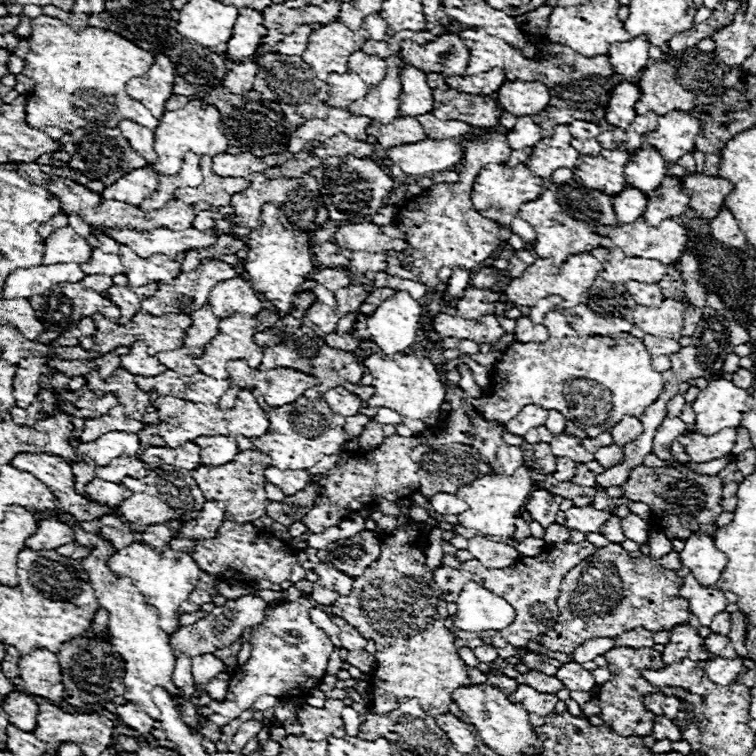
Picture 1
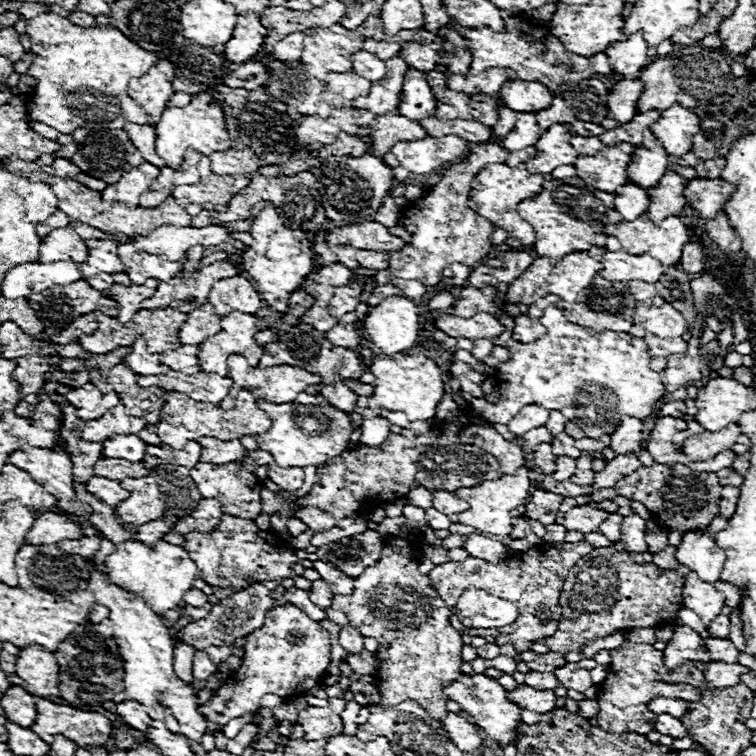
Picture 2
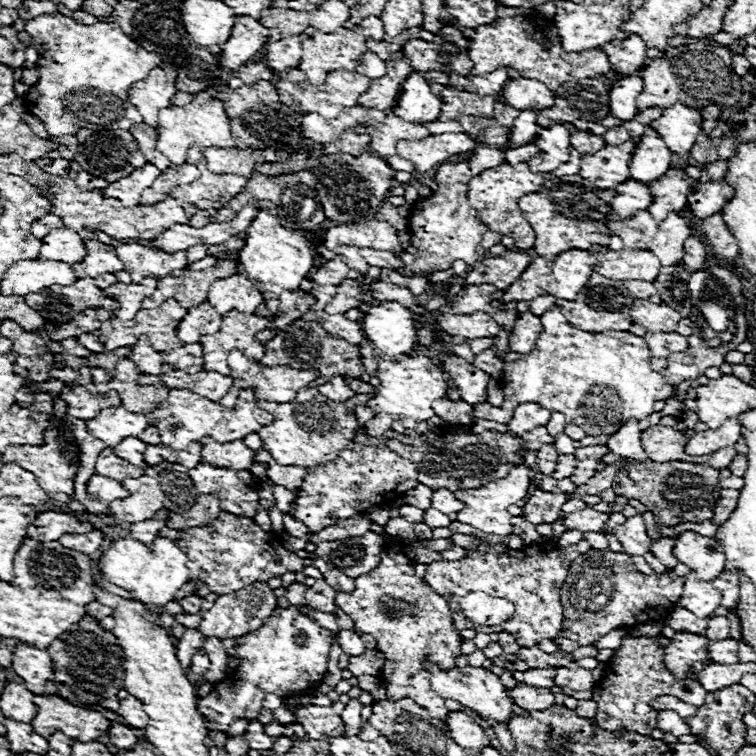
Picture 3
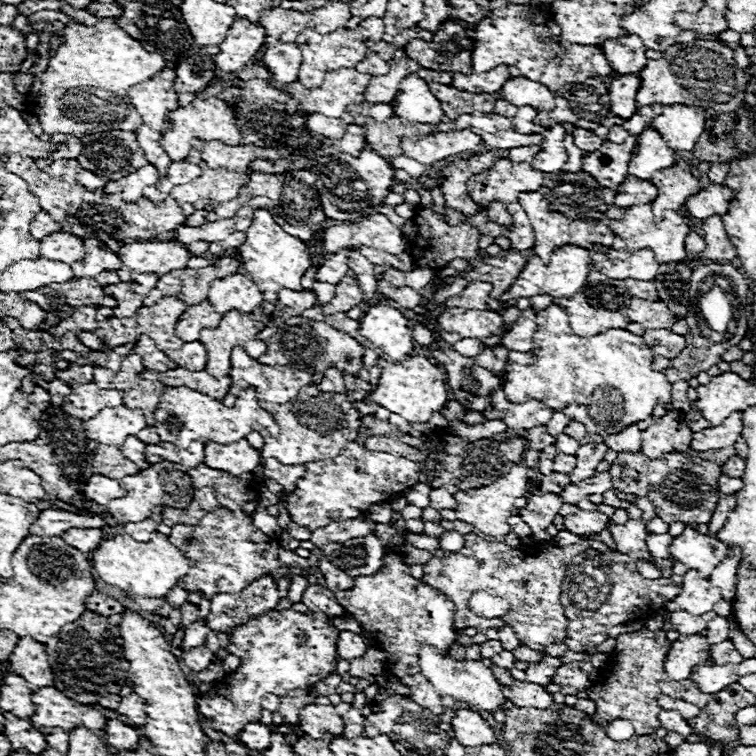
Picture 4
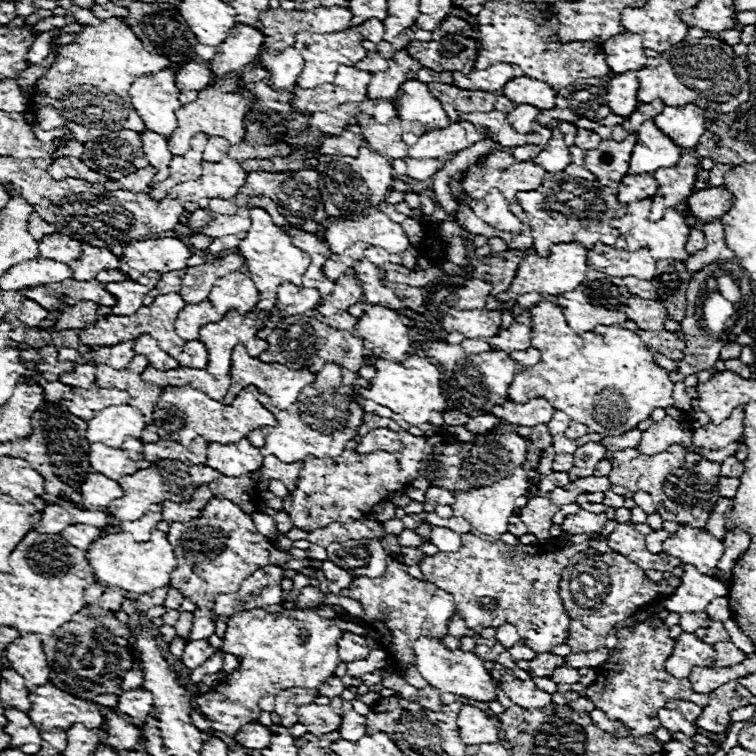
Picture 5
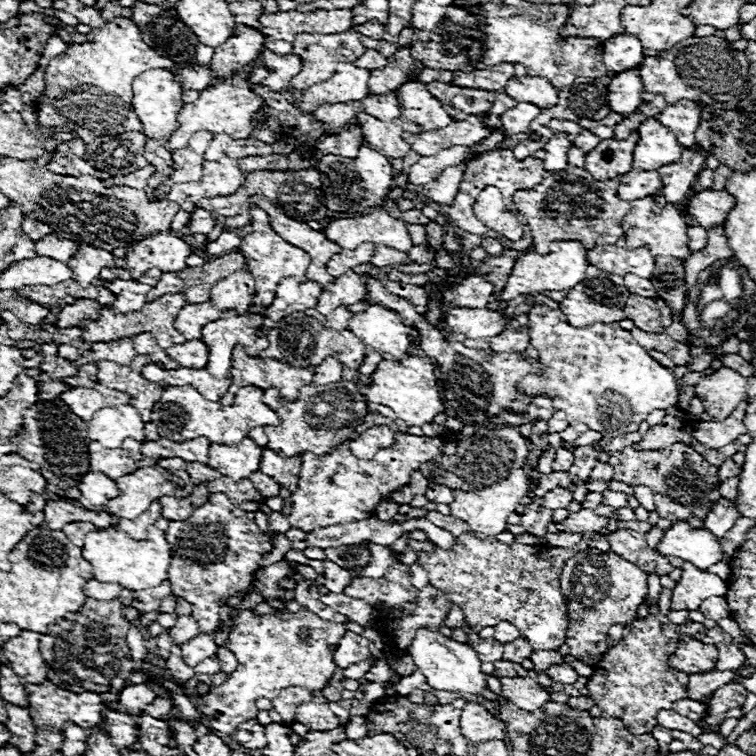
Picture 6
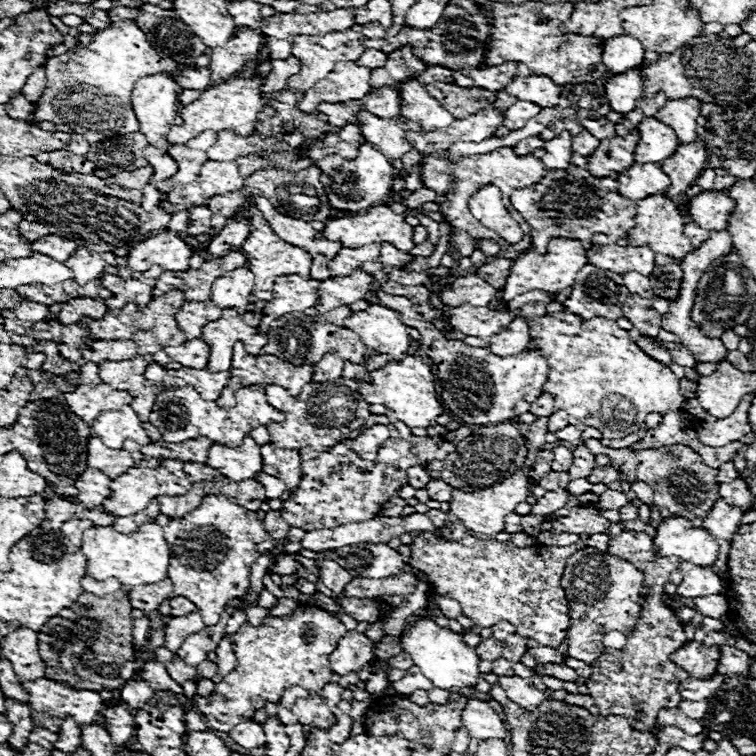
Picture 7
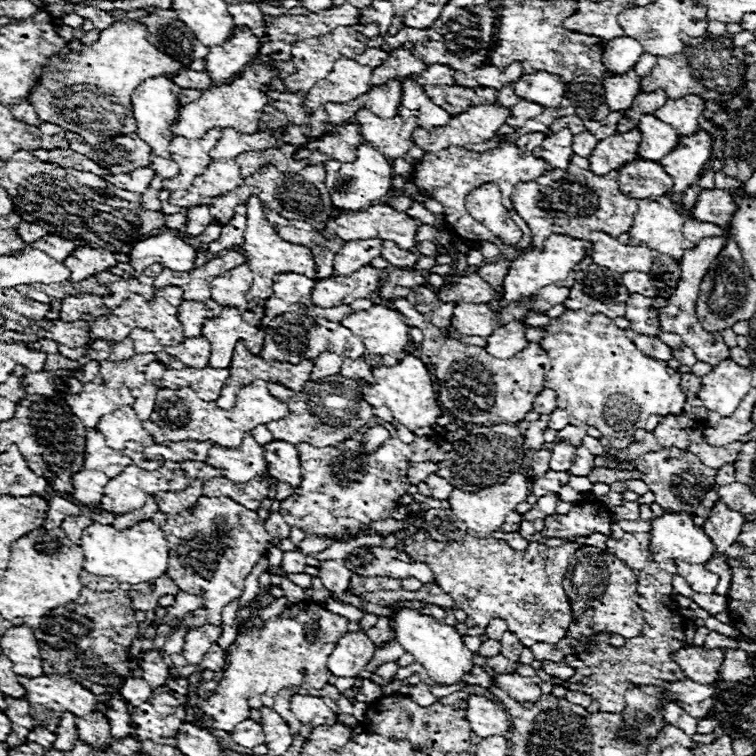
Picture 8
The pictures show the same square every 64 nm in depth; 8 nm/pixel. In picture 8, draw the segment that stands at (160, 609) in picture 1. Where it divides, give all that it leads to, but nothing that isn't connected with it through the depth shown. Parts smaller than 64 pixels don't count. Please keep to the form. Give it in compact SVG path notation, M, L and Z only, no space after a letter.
M142 520L130 530L116 530L114 526L92 522L82 532L82 552L84 552L84 570L94 576L112 576L118 582L140 584L150 582L166 572L168 566L168 540L160 526L152 520Z

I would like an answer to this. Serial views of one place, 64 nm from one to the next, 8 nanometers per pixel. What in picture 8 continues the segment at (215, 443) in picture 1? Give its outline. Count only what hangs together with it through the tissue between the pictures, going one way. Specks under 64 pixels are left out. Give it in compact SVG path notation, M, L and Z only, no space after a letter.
M246 434L240 448L218 448L212 446L206 464L220 470L222 476L226 476L232 482L246 482L254 476L266 474L266 460L264 460L264 448Z

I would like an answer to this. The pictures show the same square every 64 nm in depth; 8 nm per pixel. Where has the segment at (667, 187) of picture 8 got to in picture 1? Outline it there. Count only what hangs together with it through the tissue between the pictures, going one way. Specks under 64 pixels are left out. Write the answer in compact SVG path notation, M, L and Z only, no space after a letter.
M626 186L622 192L618 192L618 196L612 198L612 208L622 224L632 224L646 210L646 196L636 188Z

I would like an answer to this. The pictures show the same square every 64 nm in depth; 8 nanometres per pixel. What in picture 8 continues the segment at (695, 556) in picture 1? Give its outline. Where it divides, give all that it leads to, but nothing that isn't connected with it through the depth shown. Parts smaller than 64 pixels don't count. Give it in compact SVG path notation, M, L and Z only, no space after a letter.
M670 512L660 518L652 518L650 552L656 562L672 558L690 564L704 564L714 556L716 548L706 532L692 524L688 514Z

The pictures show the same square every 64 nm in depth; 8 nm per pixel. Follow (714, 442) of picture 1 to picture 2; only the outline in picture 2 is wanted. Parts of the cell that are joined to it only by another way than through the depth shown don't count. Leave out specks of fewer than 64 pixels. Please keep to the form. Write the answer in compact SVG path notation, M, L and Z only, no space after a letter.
M728 424L726 428L718 432L702 432L694 434L684 440L684 454L690 456L694 462L714 458L716 454L728 450L732 444L736 444L736 438L740 436L738 424Z

